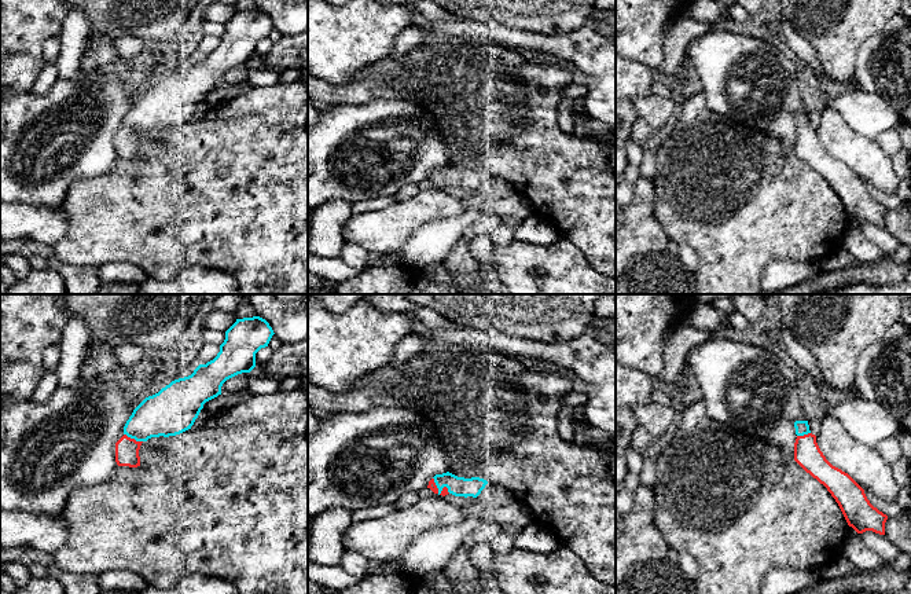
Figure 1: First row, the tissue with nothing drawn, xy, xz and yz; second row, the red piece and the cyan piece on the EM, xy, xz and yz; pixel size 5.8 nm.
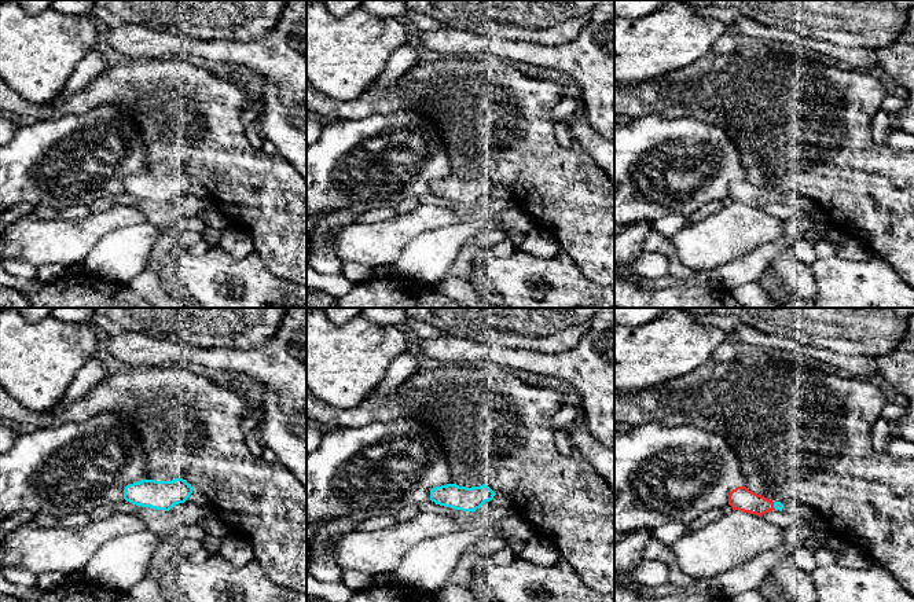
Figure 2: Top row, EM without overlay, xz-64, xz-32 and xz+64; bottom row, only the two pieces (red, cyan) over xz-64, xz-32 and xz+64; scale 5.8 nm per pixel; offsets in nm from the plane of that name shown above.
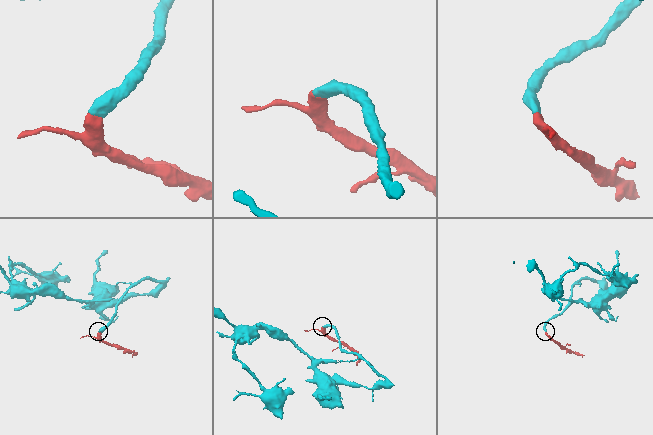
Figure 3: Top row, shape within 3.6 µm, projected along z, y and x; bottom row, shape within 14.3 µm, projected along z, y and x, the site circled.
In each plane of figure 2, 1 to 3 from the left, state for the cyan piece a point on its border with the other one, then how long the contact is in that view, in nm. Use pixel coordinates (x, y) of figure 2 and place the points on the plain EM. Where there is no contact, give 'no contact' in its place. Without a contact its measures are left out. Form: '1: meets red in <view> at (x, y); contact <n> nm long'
1: no contact
2: no contact
3: meets red in xz+64 at (773, 198); contact 50 nm long

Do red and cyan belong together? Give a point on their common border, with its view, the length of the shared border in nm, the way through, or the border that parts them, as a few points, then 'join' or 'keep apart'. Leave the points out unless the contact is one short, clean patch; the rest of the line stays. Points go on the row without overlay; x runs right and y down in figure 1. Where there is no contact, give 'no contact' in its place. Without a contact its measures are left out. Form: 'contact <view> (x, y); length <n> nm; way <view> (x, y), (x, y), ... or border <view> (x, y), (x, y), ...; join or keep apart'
contact xy (133, 131); length 120 nm; way xy (127, 142), (133, 131), (157, 107), (166, 105); join

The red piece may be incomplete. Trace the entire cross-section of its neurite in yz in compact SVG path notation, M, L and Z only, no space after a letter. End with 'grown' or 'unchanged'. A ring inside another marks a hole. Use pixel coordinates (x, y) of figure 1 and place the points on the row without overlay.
M796 113L796 135L794 135L794 153L813 170L823 176L831 188L838 195L846 214L857 226L873 223L879 227L885 227L885 214L888 208L874 199L867 191L864 182L845 164L833 158L823 144L820 143L816 128L811 125L808 113Z; grown

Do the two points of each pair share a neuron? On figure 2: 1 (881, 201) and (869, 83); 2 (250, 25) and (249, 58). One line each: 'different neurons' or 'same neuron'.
1: same neuron
2: different neurons

